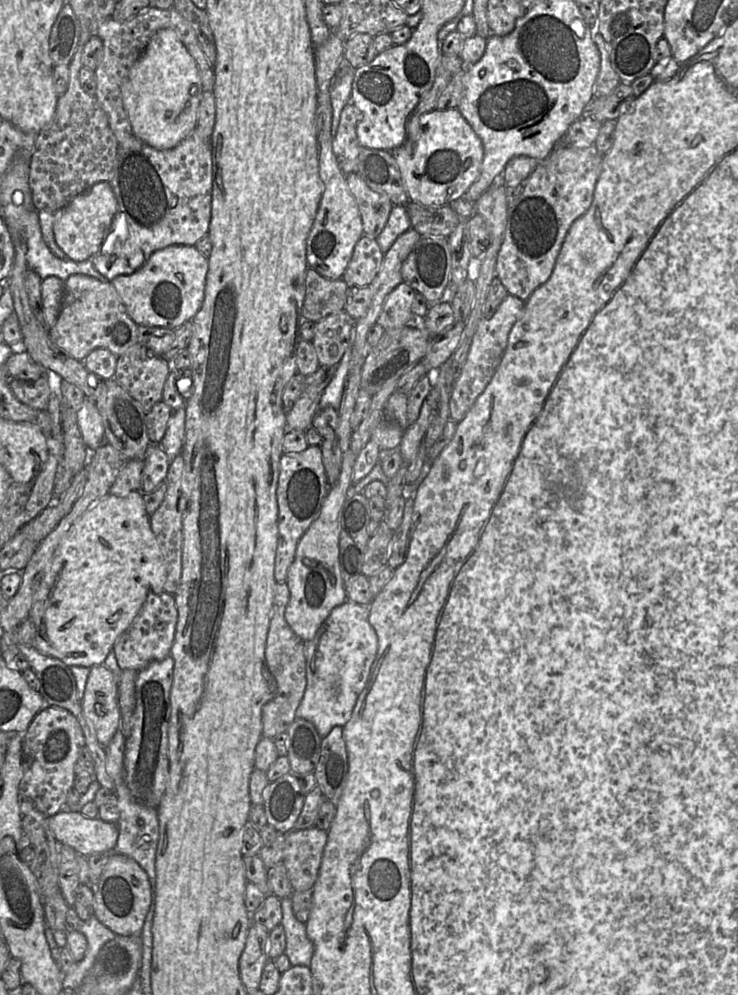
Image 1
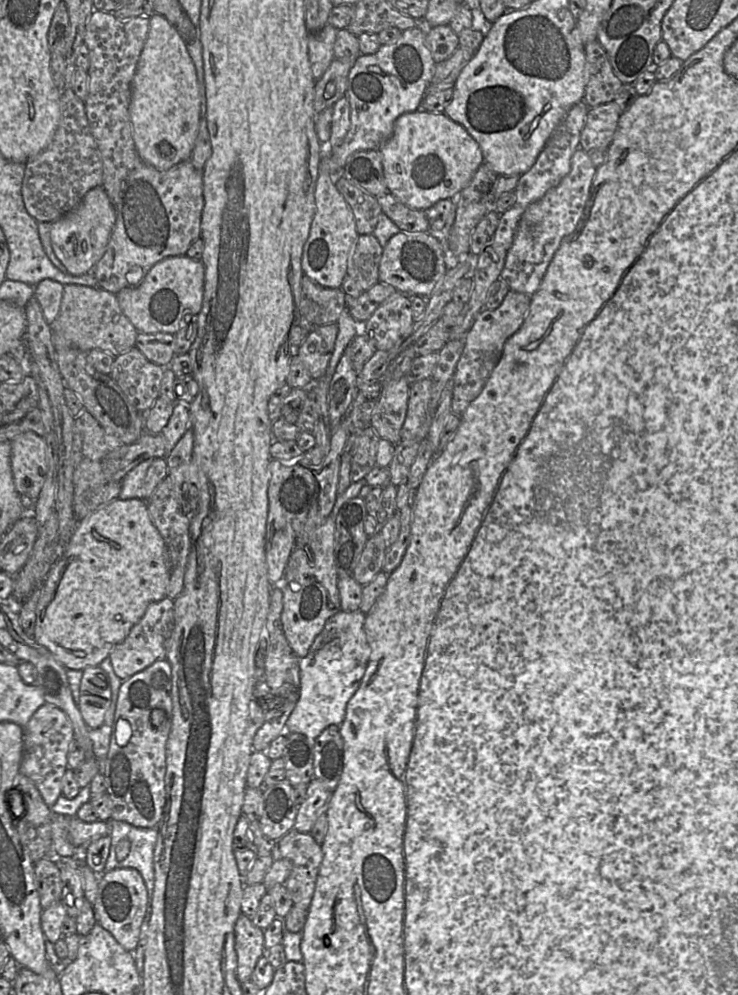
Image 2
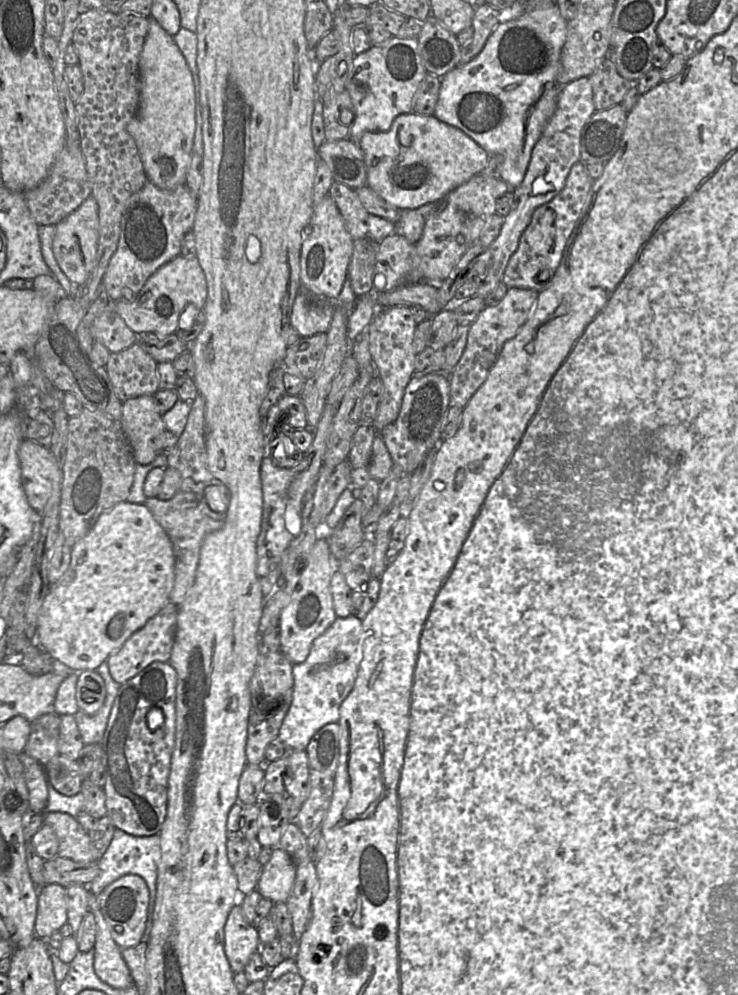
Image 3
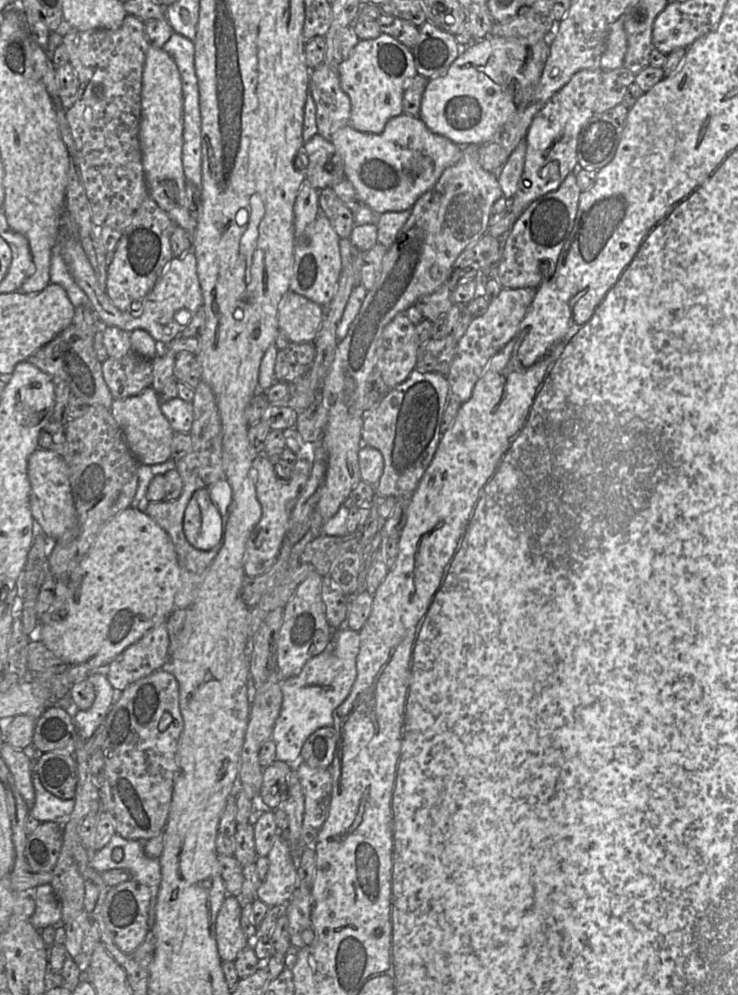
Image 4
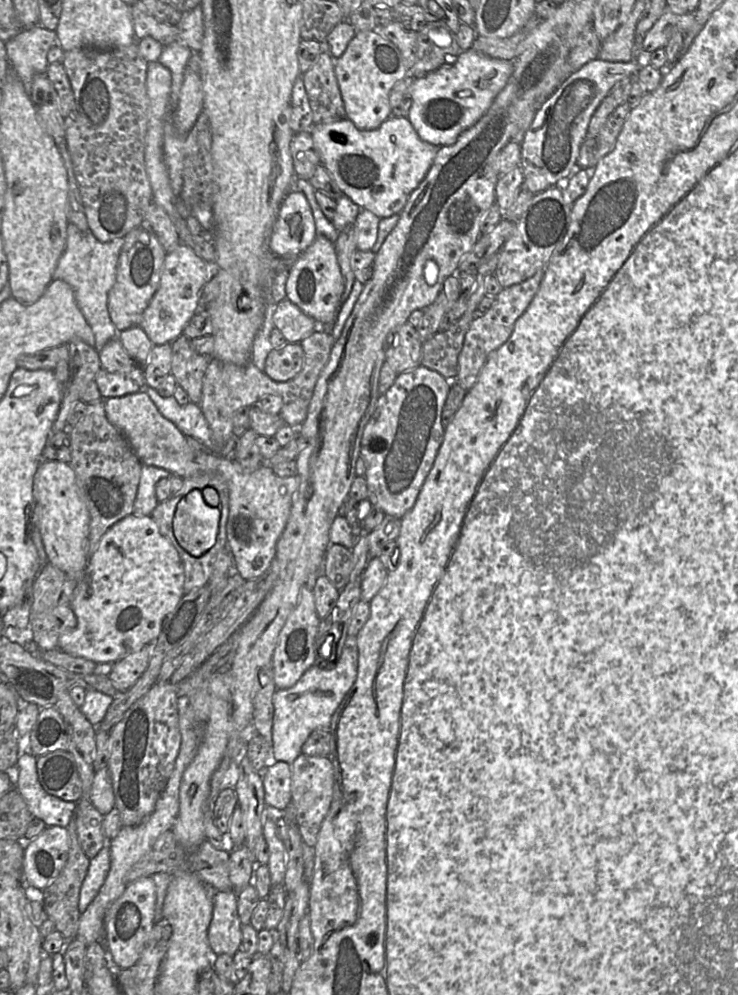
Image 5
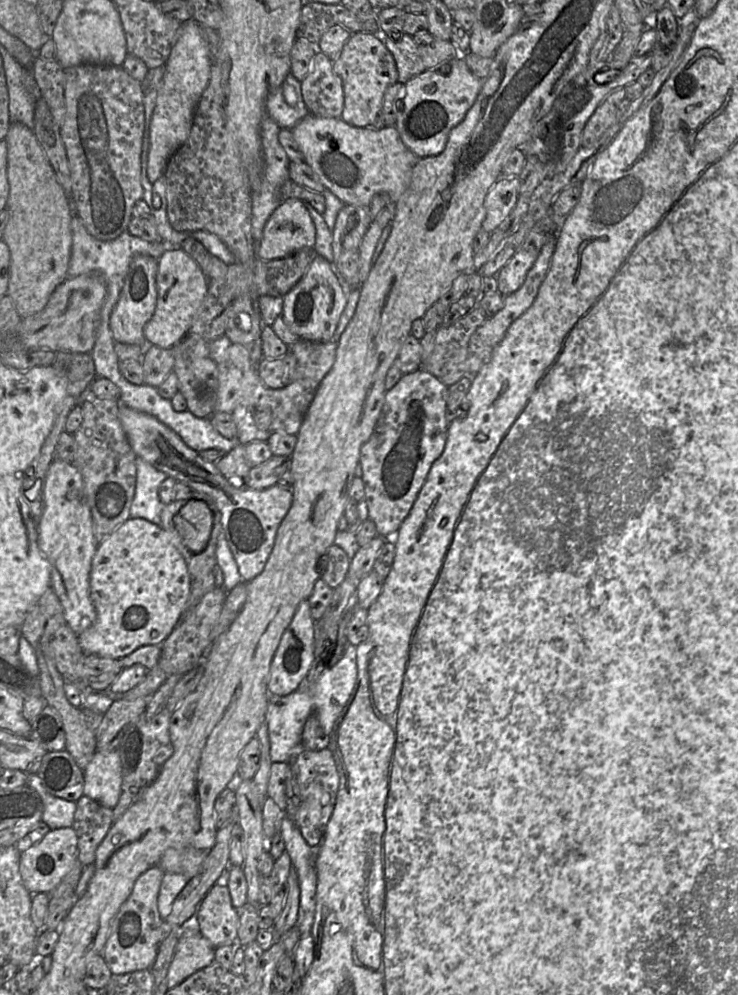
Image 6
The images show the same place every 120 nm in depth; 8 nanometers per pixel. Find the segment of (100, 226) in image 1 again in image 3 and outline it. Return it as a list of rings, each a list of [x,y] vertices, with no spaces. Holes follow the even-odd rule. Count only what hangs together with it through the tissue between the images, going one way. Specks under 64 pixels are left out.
[[[90,195],[76,210],[55,226],[53,254],[66,277],[74,285],[84,283],[96,258],[99,235],[98,205]]]

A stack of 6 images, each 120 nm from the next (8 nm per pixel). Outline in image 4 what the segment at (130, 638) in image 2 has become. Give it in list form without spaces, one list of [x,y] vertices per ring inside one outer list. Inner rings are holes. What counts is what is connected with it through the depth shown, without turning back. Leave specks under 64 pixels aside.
[[[166,623],[151,628],[107,665],[107,679],[117,692],[156,670],[168,667],[169,635]]]

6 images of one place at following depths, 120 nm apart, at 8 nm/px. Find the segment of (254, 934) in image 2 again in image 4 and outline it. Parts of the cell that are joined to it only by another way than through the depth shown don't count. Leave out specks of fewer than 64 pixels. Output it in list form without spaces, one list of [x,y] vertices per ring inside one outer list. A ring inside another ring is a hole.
[[[227,894],[216,919],[216,942],[222,961],[234,962],[252,941],[241,928],[242,907],[236,896]]]

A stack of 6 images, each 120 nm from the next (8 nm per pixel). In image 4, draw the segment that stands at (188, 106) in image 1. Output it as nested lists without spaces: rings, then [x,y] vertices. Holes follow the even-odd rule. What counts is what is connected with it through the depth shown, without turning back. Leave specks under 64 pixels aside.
[[[153,45],[149,46],[143,69],[139,142],[149,196],[168,214],[175,225],[192,235],[196,227],[196,220],[190,216],[187,209],[186,180],[182,165],[183,93],[181,74],[174,59],[163,48]]]

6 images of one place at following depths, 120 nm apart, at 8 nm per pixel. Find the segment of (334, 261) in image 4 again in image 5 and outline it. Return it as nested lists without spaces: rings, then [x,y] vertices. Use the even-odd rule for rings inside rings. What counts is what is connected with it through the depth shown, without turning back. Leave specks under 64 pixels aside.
[[[323,235],[315,240],[290,265],[286,280],[286,298],[312,317],[320,329],[333,327],[342,304],[343,280],[337,261],[335,244]]]

